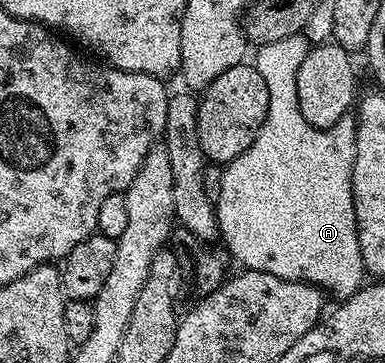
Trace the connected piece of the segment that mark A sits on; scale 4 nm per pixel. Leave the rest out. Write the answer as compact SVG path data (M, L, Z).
M299 33L283 37L278 41L270 41L269 44L262 44L255 48L256 59L254 59L254 65L258 69L258 73L262 73L262 77L266 81L266 89L268 90L266 121L262 121L262 129L258 129L258 137L254 137L250 149L246 149L246 153L242 153L234 162L227 164L223 168L222 191L219 194L218 200L214 202L214 206L216 208L216 220L220 226L219 238L221 240L224 239L225 244L223 243L223 246L235 262L237 259L241 263L239 265L241 268L250 271L261 271L262 273L274 273L274 277L282 277L286 281L314 283L321 289L327 289L329 292L332 290L337 295L337 300L343 301L351 297L366 279L364 262L362 261L362 249L358 245L358 229L356 228L356 214L354 213L354 193L352 192L352 170L354 169L354 157L356 156L357 120L351 114L347 114L342 117L342 121L338 121L338 125L334 125L325 131L320 131L317 127L311 127L306 121L306 117L302 117L302 113L298 109L296 74L298 73L298 65L302 65L302 61L306 57L310 46L310 40L306 36L307 34Z

